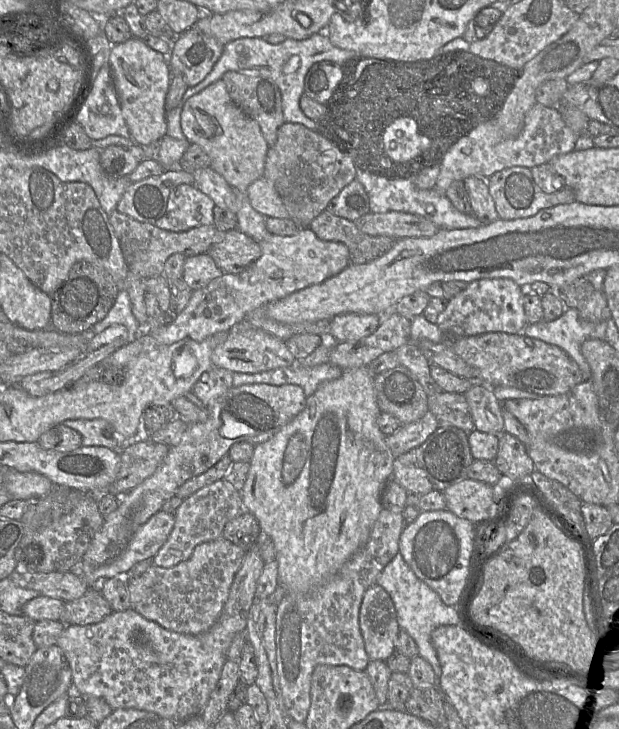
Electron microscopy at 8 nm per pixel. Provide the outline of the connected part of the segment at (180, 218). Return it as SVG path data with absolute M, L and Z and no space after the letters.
M182 184L171 190L166 212L154 225L171 232L213 225L214 207L213 200L194 185Z

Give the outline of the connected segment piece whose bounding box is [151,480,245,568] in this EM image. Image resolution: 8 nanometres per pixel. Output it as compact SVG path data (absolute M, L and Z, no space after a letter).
M219 480L201 488L183 500L175 511L174 527L166 542L151 559L153 565L170 568L186 561L197 545L221 537L226 523L244 511L240 491L225 480Z

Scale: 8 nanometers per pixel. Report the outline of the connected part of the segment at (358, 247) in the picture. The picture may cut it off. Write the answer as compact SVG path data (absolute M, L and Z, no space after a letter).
M327 210L320 213L308 228L321 240L344 244L349 250L350 264L373 261L388 252L396 242L387 236L362 233L353 221L335 216Z

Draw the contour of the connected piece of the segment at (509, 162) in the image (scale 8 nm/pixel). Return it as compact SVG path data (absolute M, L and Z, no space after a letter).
M537 102L528 112L523 130L514 138L506 138L496 119L480 124L461 138L444 156L434 190L446 194L452 182L464 181L469 176L488 179L507 168L522 166L531 169L548 164L554 157L573 151L578 136L566 125L558 107Z

